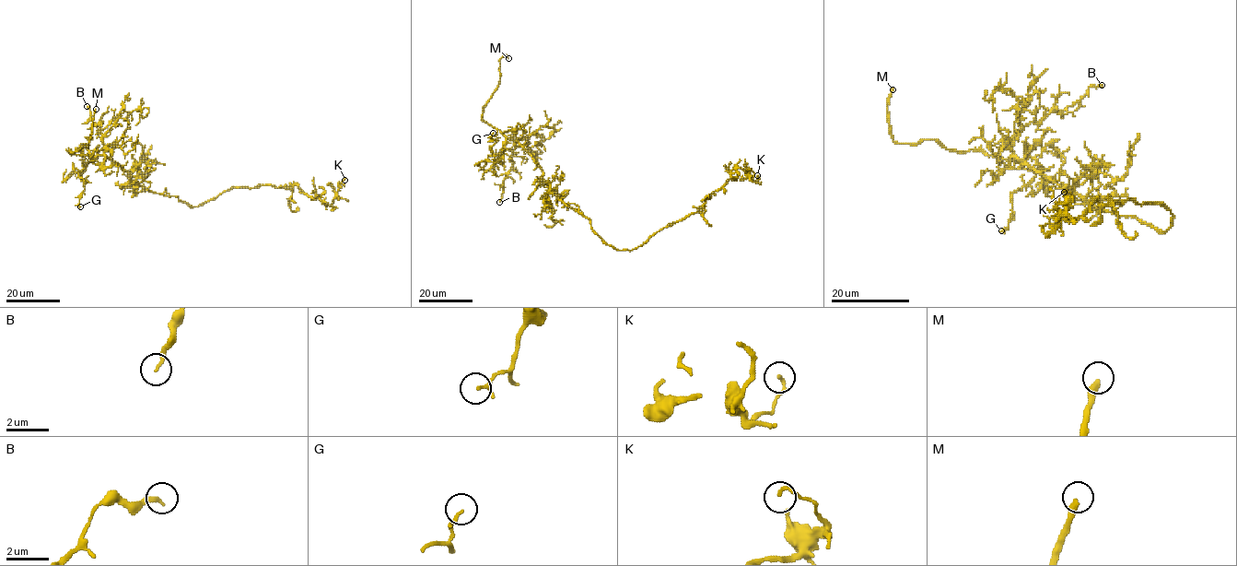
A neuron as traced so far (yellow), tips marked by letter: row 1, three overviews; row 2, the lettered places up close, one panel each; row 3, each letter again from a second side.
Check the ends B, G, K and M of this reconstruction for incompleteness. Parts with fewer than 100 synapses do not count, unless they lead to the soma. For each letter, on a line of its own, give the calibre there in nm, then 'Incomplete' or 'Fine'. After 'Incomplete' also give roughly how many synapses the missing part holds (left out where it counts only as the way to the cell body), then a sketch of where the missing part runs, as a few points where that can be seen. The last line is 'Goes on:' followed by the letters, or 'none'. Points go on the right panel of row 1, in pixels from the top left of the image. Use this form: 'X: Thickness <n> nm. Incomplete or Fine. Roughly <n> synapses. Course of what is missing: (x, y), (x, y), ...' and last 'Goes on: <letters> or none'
B: Thickness 200 nm. Fine
G: Thickness 160 nm. Fine
K: Thickness 150 nm. Fine
M: Thickness 320 nm. Incomplete
Goes on: M

